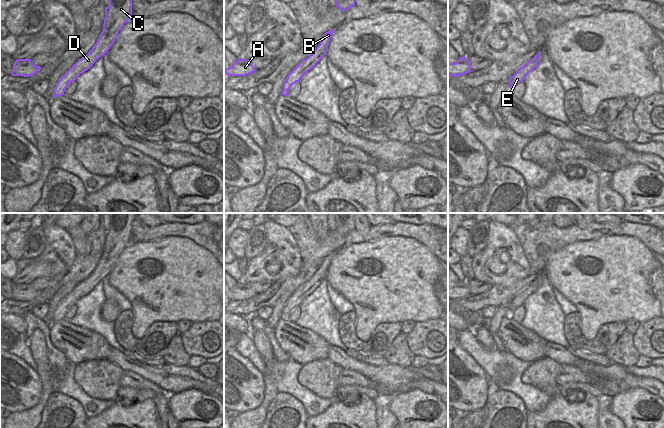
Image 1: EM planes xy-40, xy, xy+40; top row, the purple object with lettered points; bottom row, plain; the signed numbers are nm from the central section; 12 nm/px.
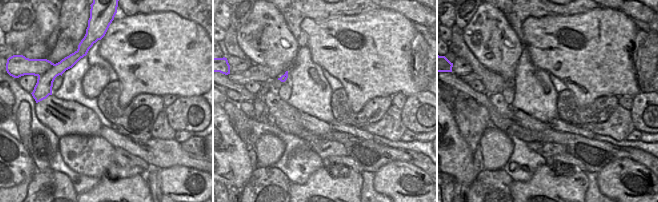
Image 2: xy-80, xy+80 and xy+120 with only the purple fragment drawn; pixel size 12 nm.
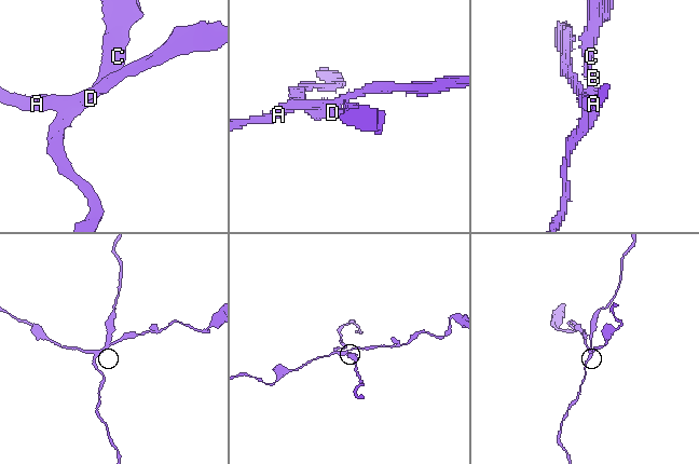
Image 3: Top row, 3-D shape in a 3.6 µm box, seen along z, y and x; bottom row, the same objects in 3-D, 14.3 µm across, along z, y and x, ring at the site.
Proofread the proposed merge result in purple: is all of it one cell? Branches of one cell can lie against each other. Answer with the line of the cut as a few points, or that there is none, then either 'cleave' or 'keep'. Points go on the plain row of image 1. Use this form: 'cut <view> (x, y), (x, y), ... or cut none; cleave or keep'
cut xy-40 (68, 295), (61, 301); cleave

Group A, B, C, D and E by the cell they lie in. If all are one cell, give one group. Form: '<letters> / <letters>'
A / B C D E

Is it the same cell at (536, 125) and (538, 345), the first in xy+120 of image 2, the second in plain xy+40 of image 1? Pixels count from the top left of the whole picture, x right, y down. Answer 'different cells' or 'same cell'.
different cells

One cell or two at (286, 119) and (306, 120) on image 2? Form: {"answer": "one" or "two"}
{"answer": "two"}

